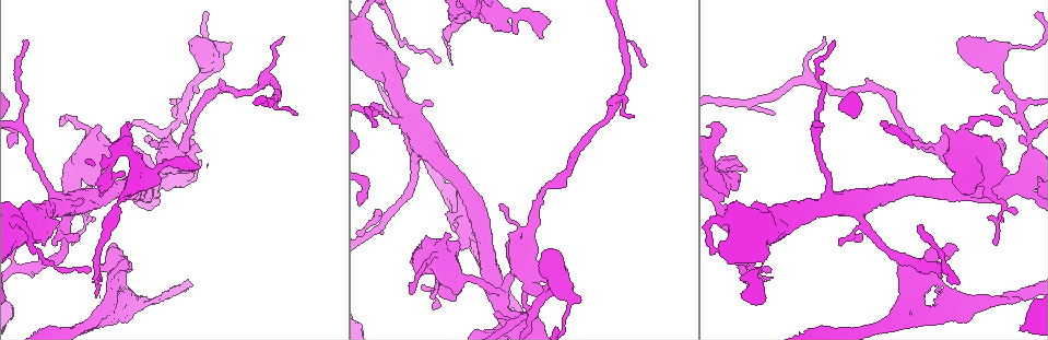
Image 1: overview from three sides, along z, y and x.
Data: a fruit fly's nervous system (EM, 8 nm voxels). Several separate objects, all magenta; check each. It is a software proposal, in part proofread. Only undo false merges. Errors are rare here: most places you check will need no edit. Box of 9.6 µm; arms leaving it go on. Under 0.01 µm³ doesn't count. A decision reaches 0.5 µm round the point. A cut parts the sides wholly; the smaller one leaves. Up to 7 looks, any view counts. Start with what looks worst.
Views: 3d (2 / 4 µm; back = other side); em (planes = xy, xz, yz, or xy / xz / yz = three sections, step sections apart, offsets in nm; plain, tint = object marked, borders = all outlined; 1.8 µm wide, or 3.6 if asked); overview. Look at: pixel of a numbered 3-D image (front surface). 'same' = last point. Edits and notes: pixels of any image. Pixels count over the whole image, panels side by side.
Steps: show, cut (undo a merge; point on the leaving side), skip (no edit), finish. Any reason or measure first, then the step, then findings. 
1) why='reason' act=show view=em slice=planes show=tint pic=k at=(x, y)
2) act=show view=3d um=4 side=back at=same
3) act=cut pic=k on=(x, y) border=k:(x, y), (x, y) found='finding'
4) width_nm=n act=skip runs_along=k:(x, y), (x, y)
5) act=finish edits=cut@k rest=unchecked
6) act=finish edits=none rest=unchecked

why='sharp bend' act=show view=3d um=2 pic=1 at=(470, 9)

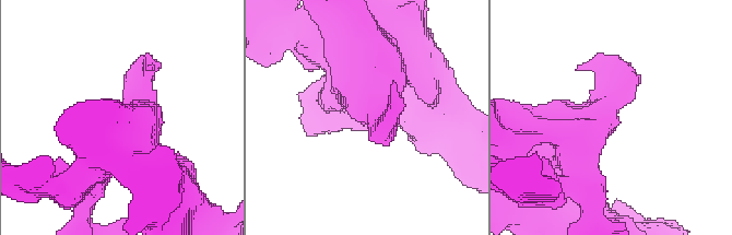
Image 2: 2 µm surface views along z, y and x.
arm_widths_nm=220,240 why='need the tissue' act=show view=em slice=planes show=tint pic=2 at=(128, 100)

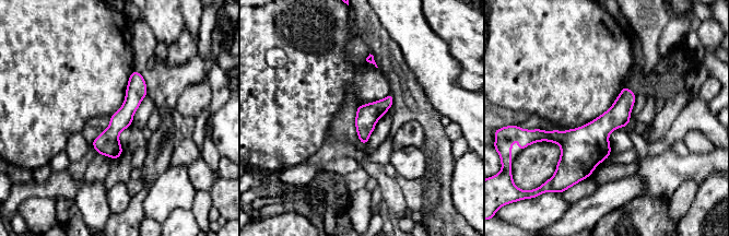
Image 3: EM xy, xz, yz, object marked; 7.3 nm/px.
act=skip runs_along=3:(136, 74), (132, 102), (100, 151) found='all the same neuron'

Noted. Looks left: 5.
why='four-way junction' act=show view=3d um=2 pic=1 at=(498, 295)

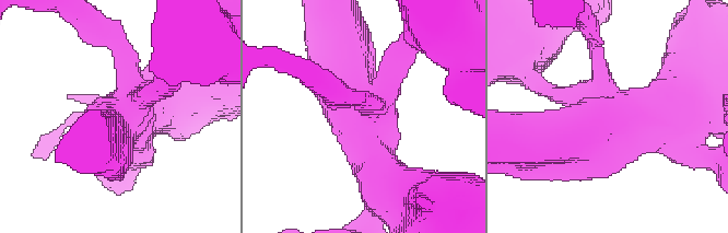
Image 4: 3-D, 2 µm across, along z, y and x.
arms=4 act=show view=em slice=planes show=tint pic=4 at=(118, 122)

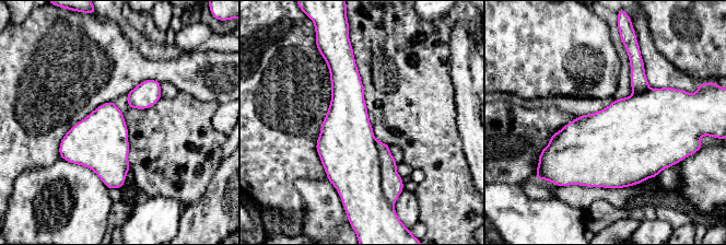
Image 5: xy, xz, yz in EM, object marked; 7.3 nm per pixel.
act=cut pic=5 on=(391, 184) border=5:(375, 141), (384, 196) found='two neurons meet here'

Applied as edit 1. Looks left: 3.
why='see it whole again' act=show view=overview

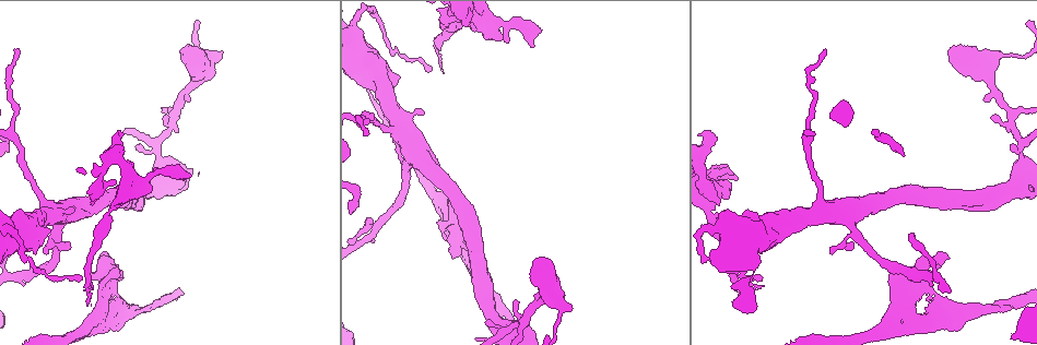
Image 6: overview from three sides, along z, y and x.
why='a narrow waist' act=show view=em um=3.6 slice=planes show=borders pic=6 at=(109, 214)

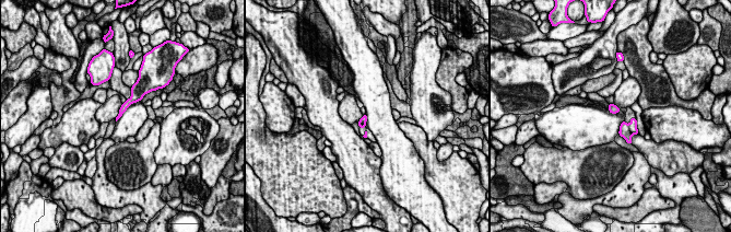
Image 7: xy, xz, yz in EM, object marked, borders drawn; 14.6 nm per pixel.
act=skip found='one neuron here'

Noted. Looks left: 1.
act=finish edits=cut@5 rest=unchecked

